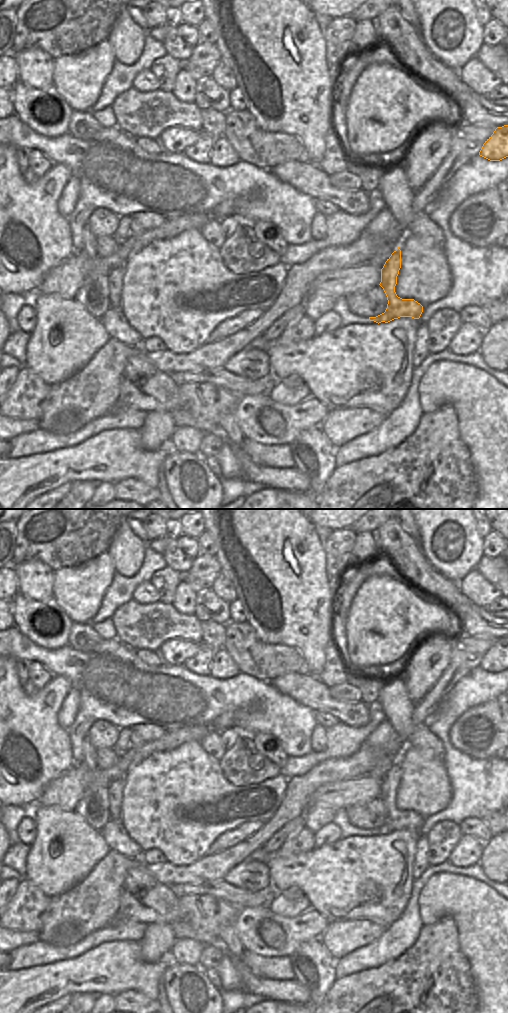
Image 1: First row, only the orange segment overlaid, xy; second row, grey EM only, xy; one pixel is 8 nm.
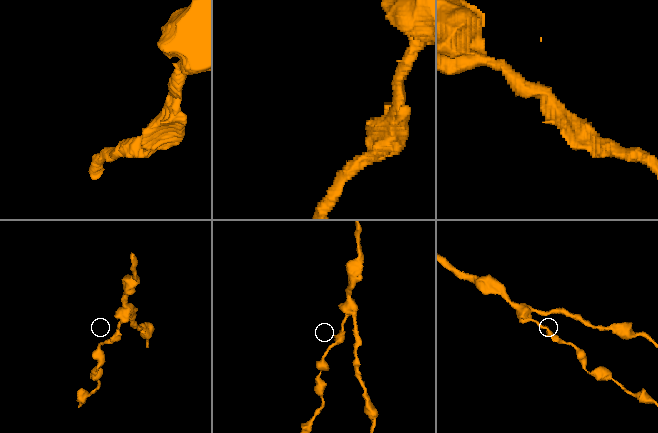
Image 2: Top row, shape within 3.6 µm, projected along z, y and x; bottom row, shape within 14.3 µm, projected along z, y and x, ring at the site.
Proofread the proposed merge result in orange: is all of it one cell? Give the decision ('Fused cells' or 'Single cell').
Single cell.

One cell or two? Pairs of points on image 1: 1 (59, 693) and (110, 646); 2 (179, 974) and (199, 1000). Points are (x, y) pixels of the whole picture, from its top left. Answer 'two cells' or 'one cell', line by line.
1: two cells
2: one cell

